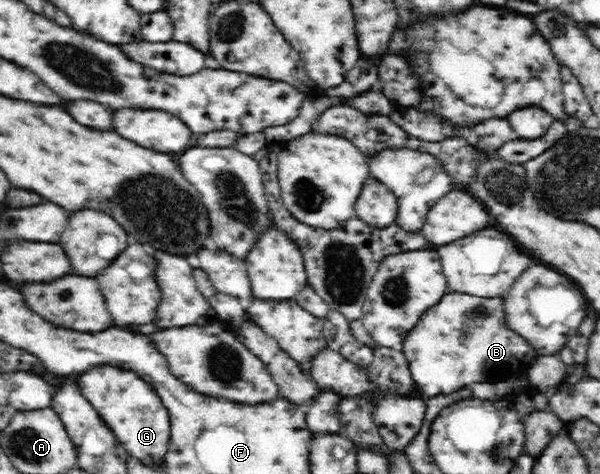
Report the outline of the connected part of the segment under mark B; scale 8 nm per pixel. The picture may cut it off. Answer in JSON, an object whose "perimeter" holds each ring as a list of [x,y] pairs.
{"perimeter":[[[451,290],[448,291],[447,294],[444,294],[441,300],[437,301],[435,306],[430,306],[425,312],[421,313],[419,320],[409,329],[409,332],[406,333],[405,338],[403,338],[402,345],[403,356],[405,356],[405,360],[407,360],[407,364],[409,365],[409,372],[414,385],[416,385],[417,388],[421,388],[421,392],[427,394],[427,396],[451,394],[451,392],[459,390],[461,386],[467,386],[467,384],[473,384],[473,382],[499,382],[499,380],[506,380],[509,377],[524,373],[526,368],[540,356],[540,354],[537,353],[537,348],[533,347],[531,341],[523,338],[519,332],[515,332],[515,330],[509,328],[503,298],[499,298],[499,296],[473,296],[473,294],[467,294],[467,292],[451,292]]]}

